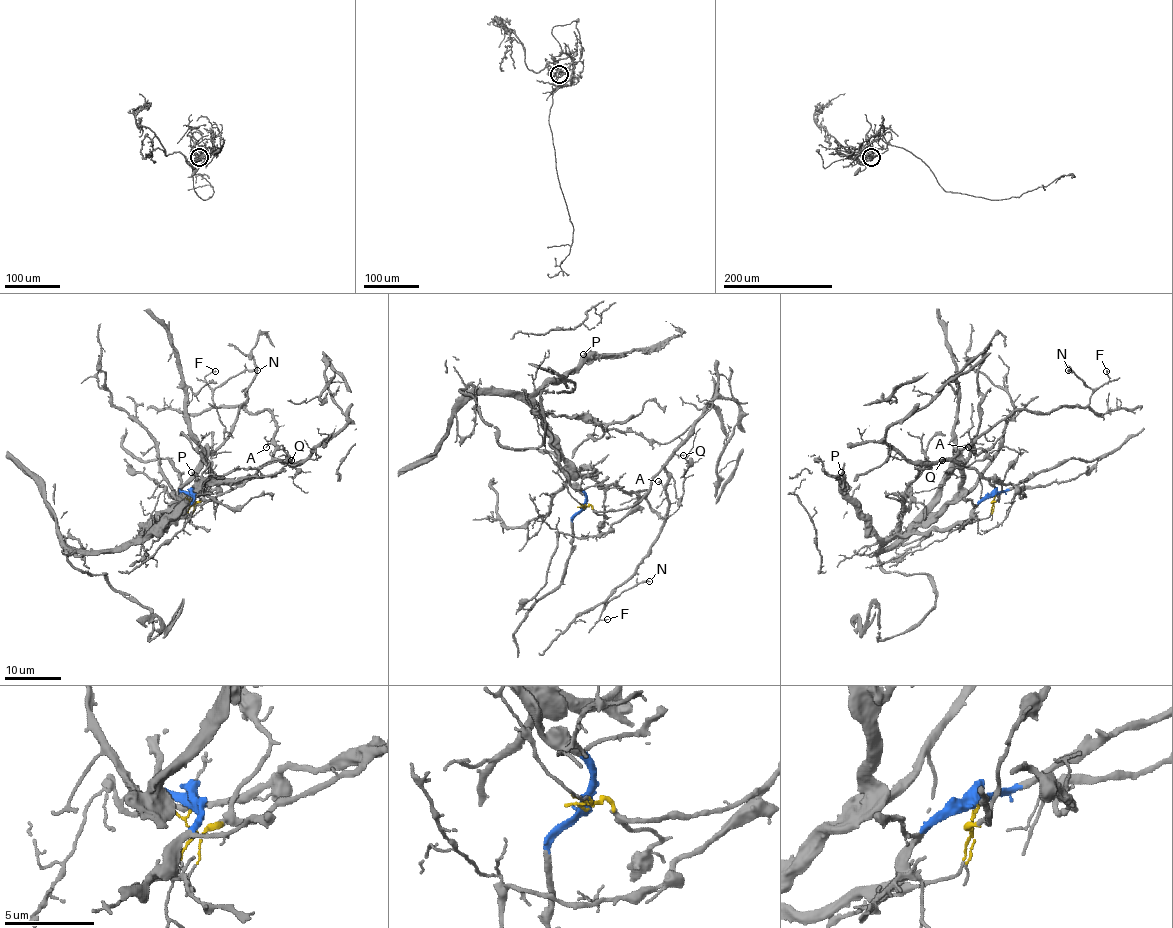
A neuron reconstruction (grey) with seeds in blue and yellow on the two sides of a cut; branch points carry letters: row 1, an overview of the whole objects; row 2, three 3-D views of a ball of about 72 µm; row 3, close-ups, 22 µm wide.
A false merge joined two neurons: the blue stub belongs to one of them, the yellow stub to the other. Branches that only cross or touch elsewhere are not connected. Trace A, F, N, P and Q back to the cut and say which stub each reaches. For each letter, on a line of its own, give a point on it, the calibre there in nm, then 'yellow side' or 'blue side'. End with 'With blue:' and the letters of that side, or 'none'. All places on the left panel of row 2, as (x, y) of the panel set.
A: at (266, 447); 90 nm thick; yellow side
F: at (215, 371); 140 nm thick; yellow side
N: at (257, 370); 240 nm thick; yellow side
P: at (191, 472); 190 nm thick; blue side
Q: at (291, 460); 60 nm thick; yellow side
With blue: P

